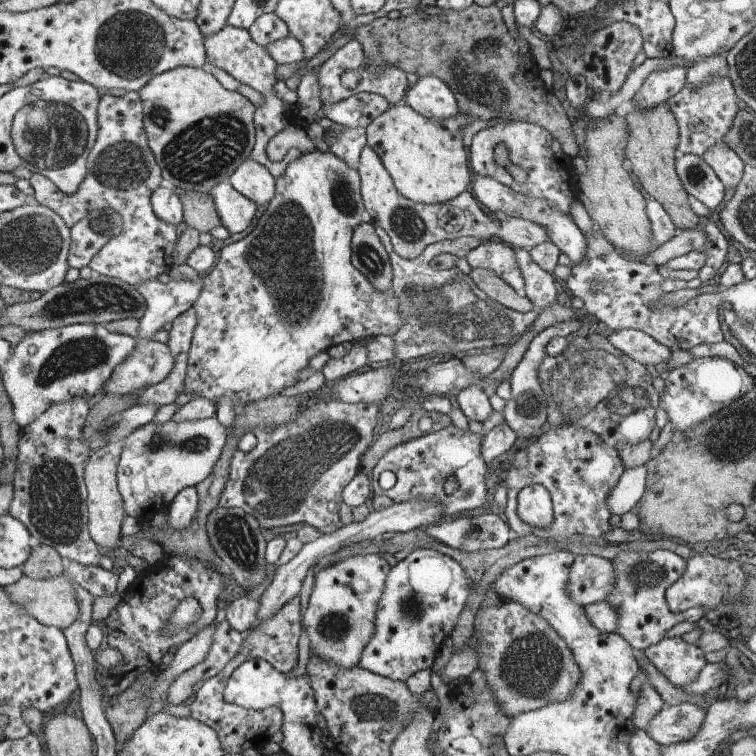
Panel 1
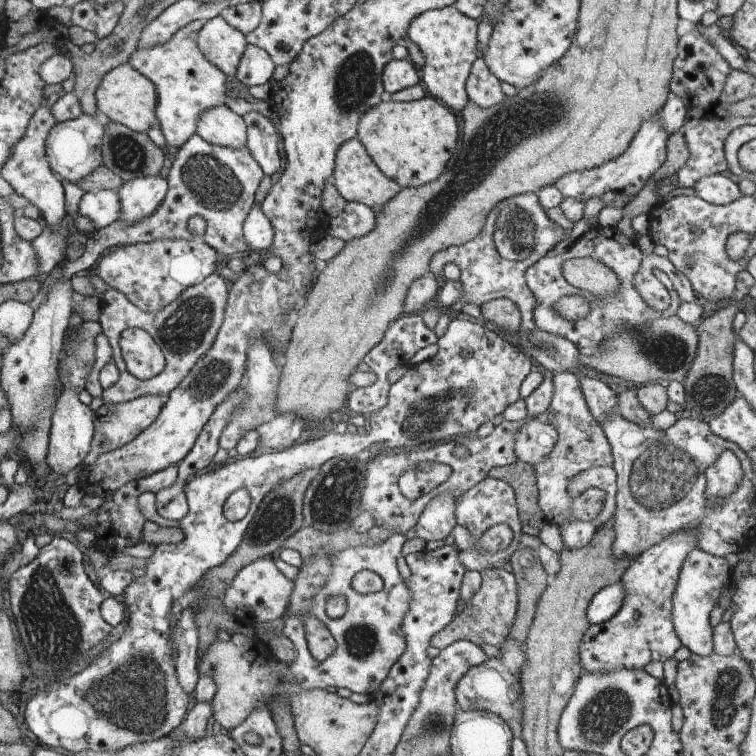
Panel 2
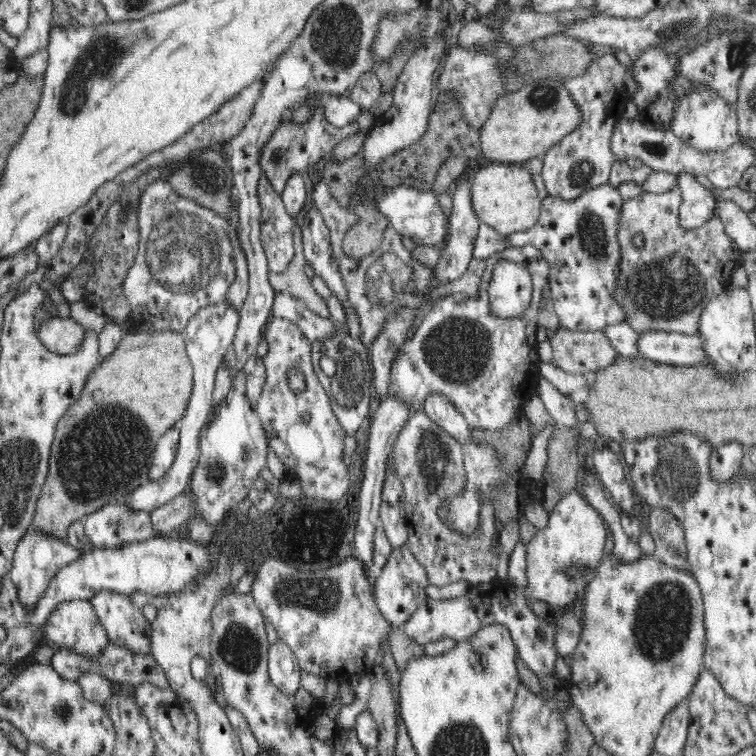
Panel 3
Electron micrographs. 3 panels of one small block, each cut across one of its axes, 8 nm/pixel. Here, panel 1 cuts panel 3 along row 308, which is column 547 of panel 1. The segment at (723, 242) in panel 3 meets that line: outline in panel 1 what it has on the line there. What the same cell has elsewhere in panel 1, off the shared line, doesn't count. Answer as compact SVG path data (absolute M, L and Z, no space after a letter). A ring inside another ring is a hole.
M505 600L500 606L480 610L476 616L475 628L478 630L479 642L473 650L479 658L479 666L485 672L497 703L507 715L515 717L524 711L542 708L552 701L562 702L575 691L575 686L582 679L579 664L576 664L574 653L567 641L547 620L530 612L520 603Z

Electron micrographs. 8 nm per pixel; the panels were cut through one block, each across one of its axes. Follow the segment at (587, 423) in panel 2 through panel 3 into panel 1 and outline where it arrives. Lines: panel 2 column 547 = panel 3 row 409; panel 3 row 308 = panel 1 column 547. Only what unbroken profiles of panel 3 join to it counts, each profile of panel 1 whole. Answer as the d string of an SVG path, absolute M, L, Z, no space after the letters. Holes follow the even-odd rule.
M549 419L540 428L540 432L542 434L530 440L526 448L516 452L506 476L504 485L507 490L507 506L502 513L513 536L525 537L532 534L552 541L558 536L569 537L574 534L602 537L612 529L607 496L626 469L618 449L608 445L590 429L572 425L552 427ZM533 484L544 485L553 500L554 520L545 529L533 527L517 515L519 492Z

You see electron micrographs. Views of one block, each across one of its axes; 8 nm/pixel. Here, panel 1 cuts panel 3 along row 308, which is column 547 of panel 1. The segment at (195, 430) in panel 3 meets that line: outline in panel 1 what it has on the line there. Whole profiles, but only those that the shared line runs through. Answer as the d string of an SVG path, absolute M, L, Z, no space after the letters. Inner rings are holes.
M476 177L475 183L470 189L474 196L479 200L480 204L494 215L503 215L508 219L511 217L518 217L519 219L526 219L533 223L539 224L545 228L550 241L552 241L560 250L569 256L571 266L581 263L586 247L587 238L578 229L576 223L569 214L563 213L558 207L551 205L552 198L535 199L534 197L520 196L508 188L503 183L498 182L492 177Z

